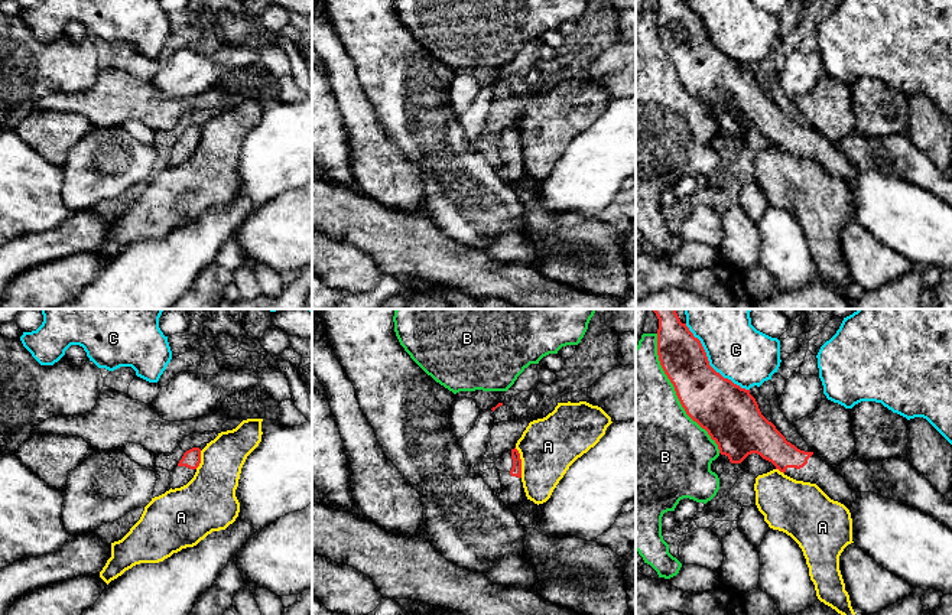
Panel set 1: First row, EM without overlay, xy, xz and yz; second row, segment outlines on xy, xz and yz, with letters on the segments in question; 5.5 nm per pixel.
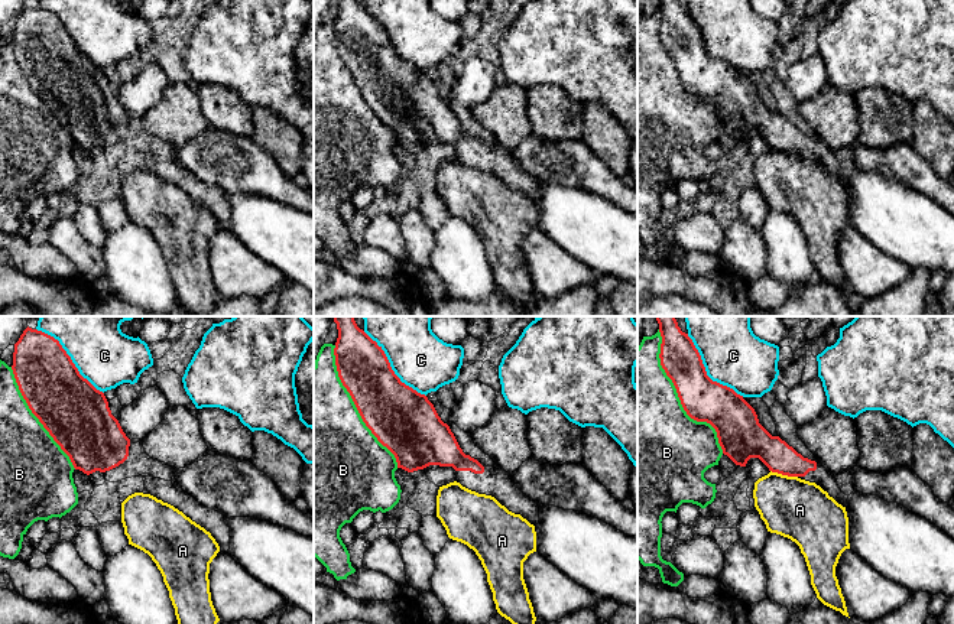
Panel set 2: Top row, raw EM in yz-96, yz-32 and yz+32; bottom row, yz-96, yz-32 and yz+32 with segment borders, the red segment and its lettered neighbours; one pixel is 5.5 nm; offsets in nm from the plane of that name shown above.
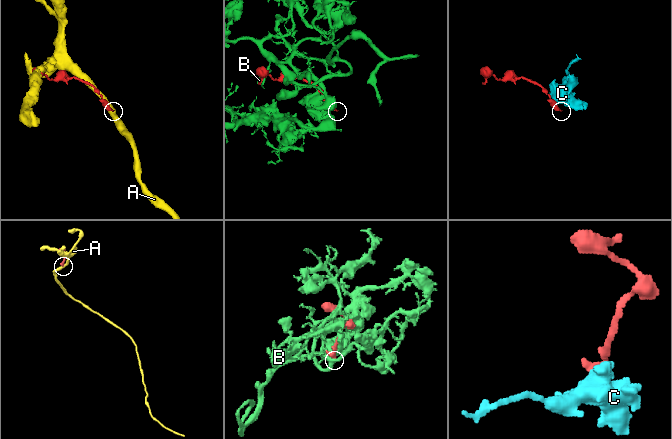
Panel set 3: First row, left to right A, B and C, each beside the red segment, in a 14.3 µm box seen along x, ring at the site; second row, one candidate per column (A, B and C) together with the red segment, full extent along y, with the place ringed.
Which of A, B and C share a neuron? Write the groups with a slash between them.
A / B C

